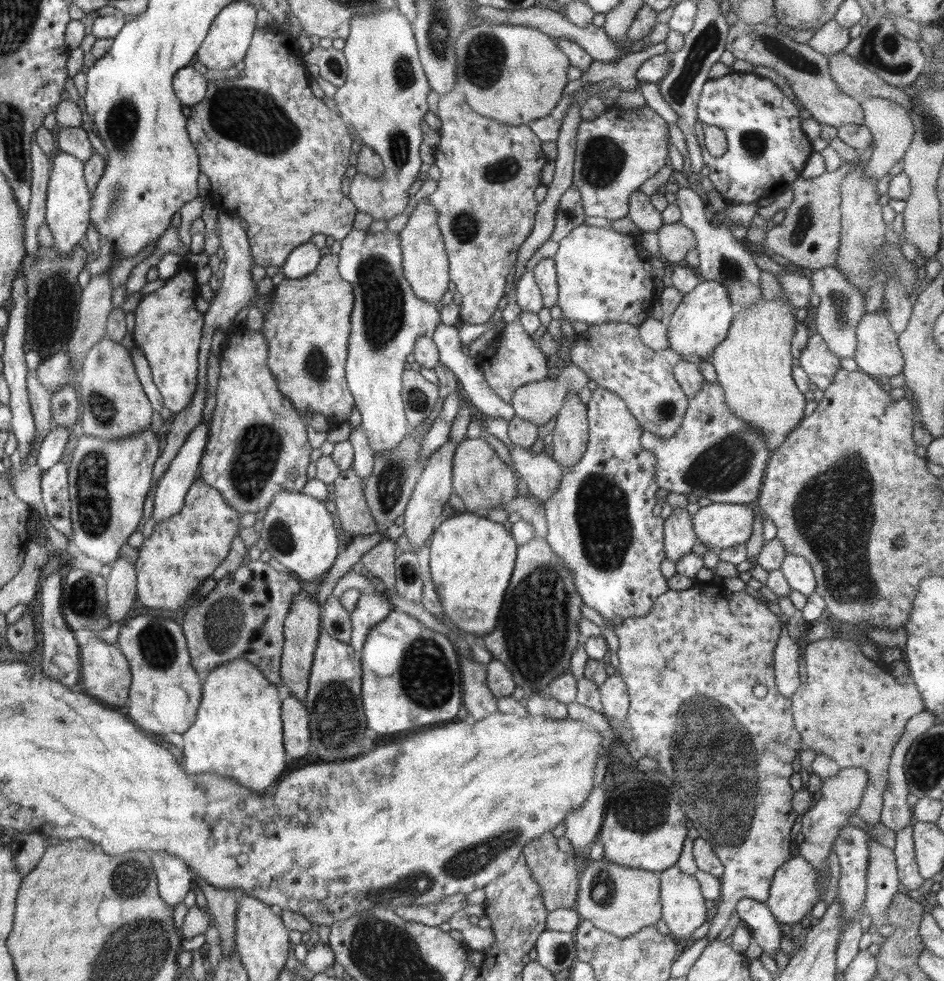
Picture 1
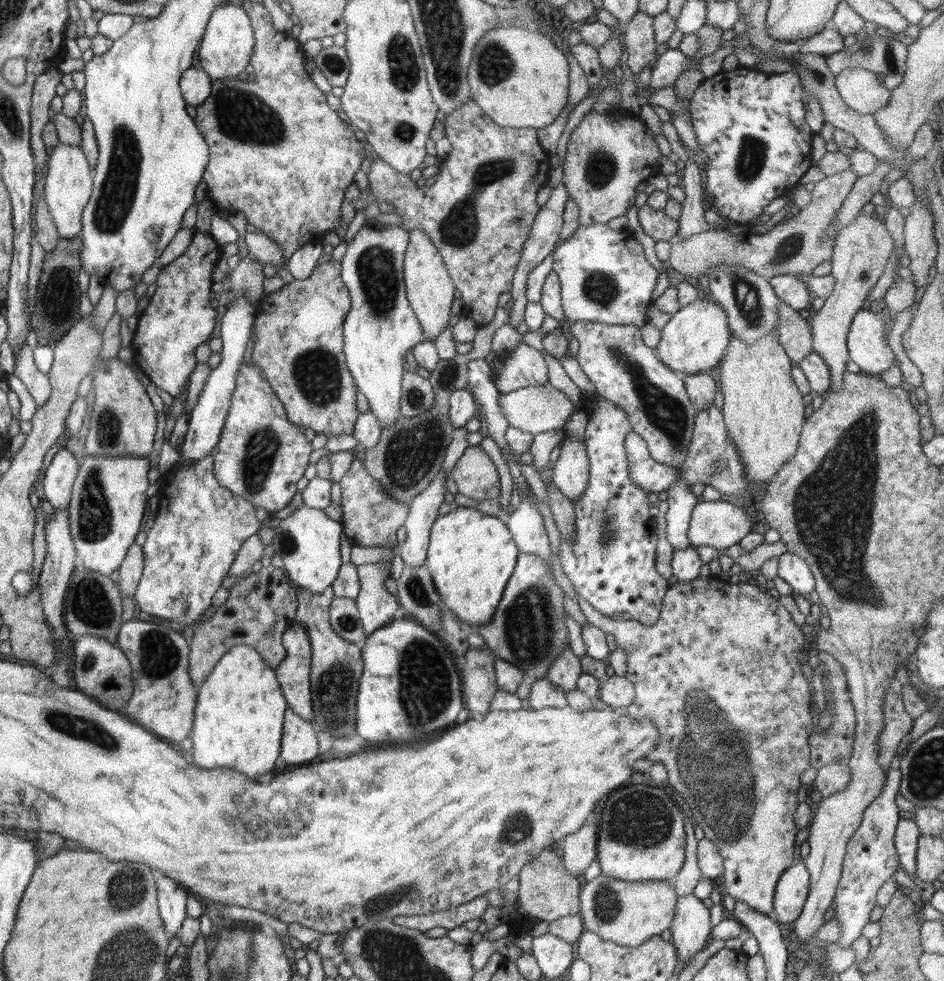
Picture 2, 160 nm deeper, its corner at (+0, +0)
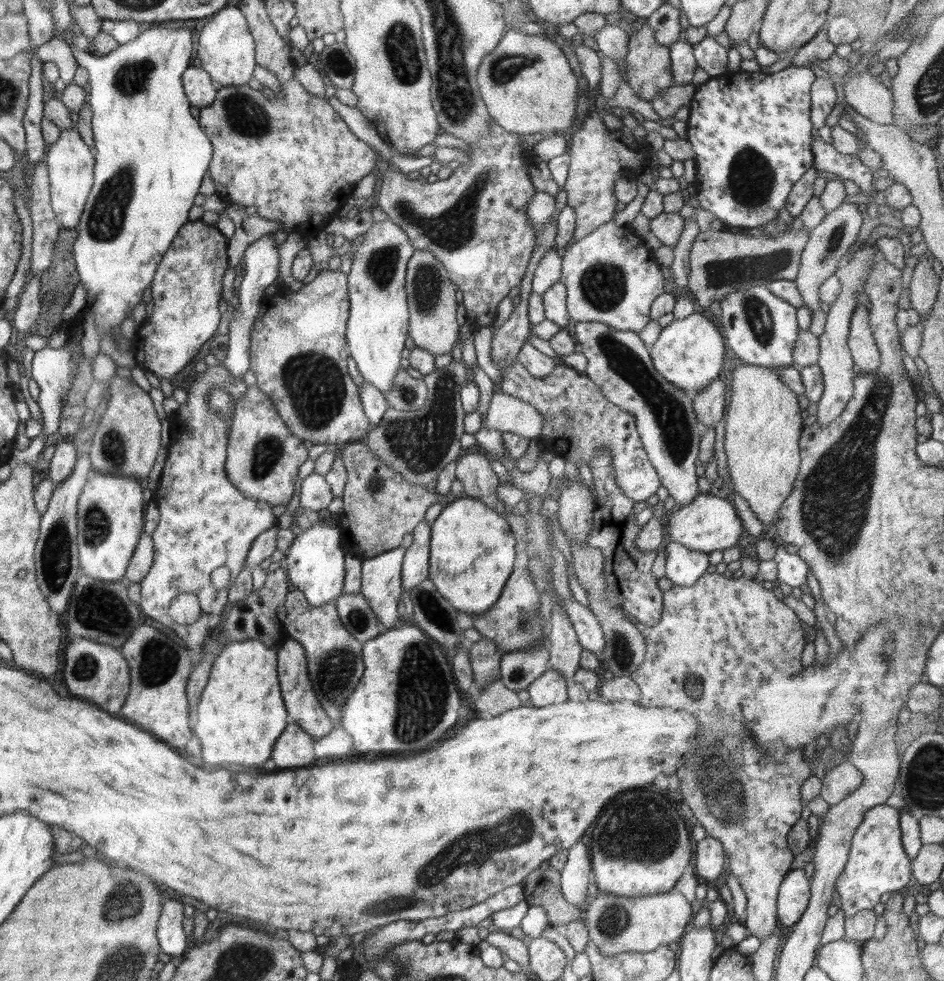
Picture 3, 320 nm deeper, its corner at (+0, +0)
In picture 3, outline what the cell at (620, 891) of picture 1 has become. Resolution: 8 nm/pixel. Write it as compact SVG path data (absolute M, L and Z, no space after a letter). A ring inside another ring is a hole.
M676 890L666 894L655 894L654 896L614 896L607 892L601 892L595 898L587 900L584 910L583 921L589 932L591 940L602 954L614 956L622 952L654 952L659 946L667 946L672 942L680 943L685 930L692 918L691 904Z

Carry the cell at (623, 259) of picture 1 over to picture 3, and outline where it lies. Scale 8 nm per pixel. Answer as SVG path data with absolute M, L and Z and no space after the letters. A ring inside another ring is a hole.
M614 219L597 227L580 240L573 240L563 250L560 283L566 288L567 311L577 322L603 322L616 330L639 333L651 320L651 305L664 294L662 266L657 263L654 251L646 248L642 238L630 227L617 226Z

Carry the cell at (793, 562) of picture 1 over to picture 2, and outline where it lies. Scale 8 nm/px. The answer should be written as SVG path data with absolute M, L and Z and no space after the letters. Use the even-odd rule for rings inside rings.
M794 553L779 556L777 575L783 578L799 594L809 592L814 595L815 578L806 561Z

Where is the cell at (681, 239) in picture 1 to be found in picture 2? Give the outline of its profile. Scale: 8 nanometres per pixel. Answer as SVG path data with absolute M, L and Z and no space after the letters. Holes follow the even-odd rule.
M854 170L842 171L824 178L816 184L810 193L810 204L800 208L798 216L791 216L778 223L764 235L740 231L705 231L686 238L676 234L669 240L671 255L667 266L672 267L673 272L684 274L688 278L698 278L702 274L709 276L712 267L721 262L741 264L768 281L778 274L799 277L811 275L818 264L832 258L834 238L838 233L834 231L834 222L857 179Z

